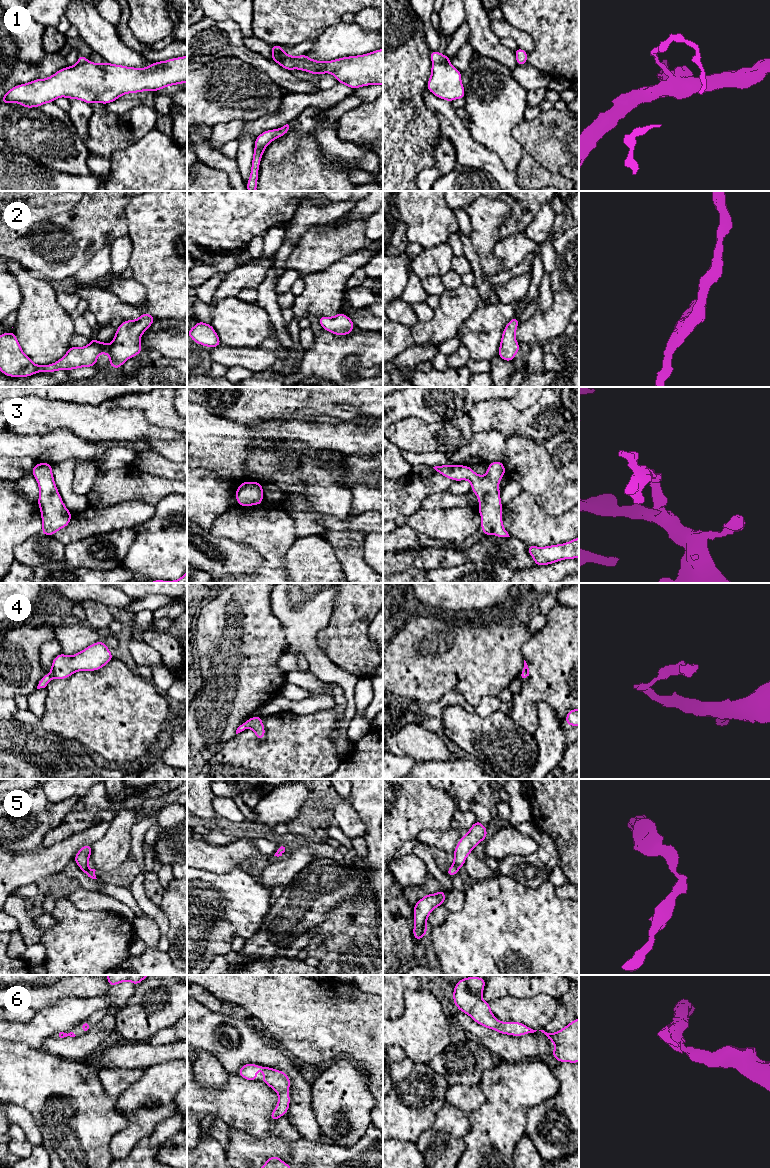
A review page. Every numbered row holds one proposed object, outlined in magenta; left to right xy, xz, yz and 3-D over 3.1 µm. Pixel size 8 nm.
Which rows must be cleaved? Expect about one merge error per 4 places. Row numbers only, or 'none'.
1

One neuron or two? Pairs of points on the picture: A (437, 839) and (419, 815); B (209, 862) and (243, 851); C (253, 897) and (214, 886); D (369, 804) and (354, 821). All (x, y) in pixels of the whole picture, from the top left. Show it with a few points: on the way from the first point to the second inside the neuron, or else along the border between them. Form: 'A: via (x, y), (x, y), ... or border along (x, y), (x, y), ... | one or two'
A: border along (450, 827), (445, 830), (422, 829), (416, 839) | two
B: via (217, 859), (225, 858), (235, 853) | one
C: via (243, 897), (224, 896) | one
D: border along (349, 799), (365, 824), (366, 831), (363, 835) | two

